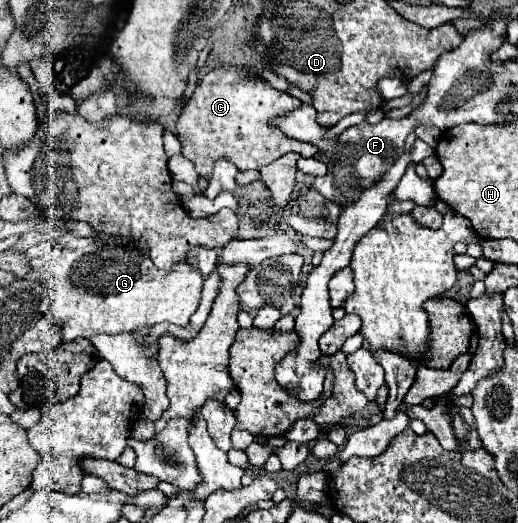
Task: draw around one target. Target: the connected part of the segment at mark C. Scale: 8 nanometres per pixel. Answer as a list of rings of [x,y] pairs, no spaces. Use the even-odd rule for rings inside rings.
[[[211,70],[203,76],[195,96],[181,110],[175,134],[183,146],[183,156],[191,160],[203,178],[211,178],[217,160],[231,160],[241,172],[263,168],[285,152],[297,152],[303,158],[313,158],[317,148],[285,136],[271,126],[277,114],[289,114],[303,102],[287,92],[275,90],[269,82],[253,80],[245,70]]]

